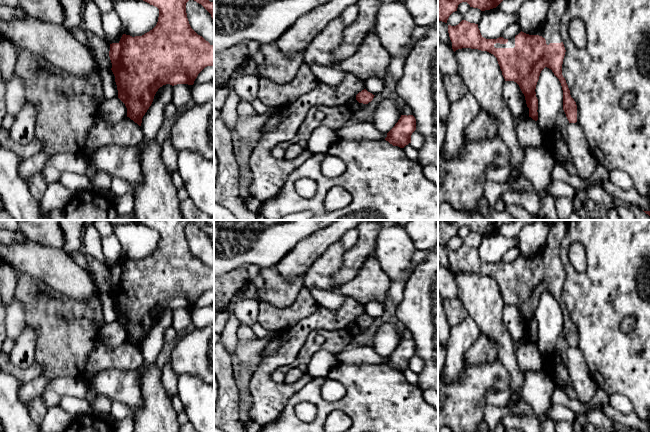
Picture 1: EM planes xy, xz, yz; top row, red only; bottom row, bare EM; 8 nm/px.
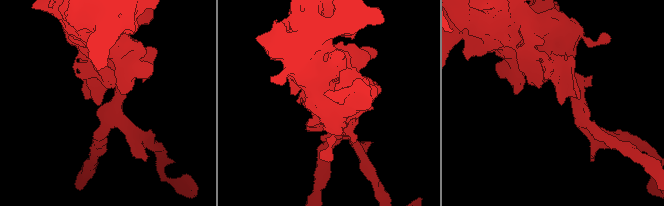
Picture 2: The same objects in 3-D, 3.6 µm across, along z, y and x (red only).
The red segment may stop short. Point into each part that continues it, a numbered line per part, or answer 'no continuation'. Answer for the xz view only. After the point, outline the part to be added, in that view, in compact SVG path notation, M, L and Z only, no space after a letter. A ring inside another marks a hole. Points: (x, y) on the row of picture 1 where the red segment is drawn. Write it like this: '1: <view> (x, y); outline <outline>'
no continuation

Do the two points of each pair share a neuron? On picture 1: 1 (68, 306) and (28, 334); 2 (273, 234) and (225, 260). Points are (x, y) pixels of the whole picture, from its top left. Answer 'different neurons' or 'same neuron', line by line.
1: different neurons
2: same neuron

